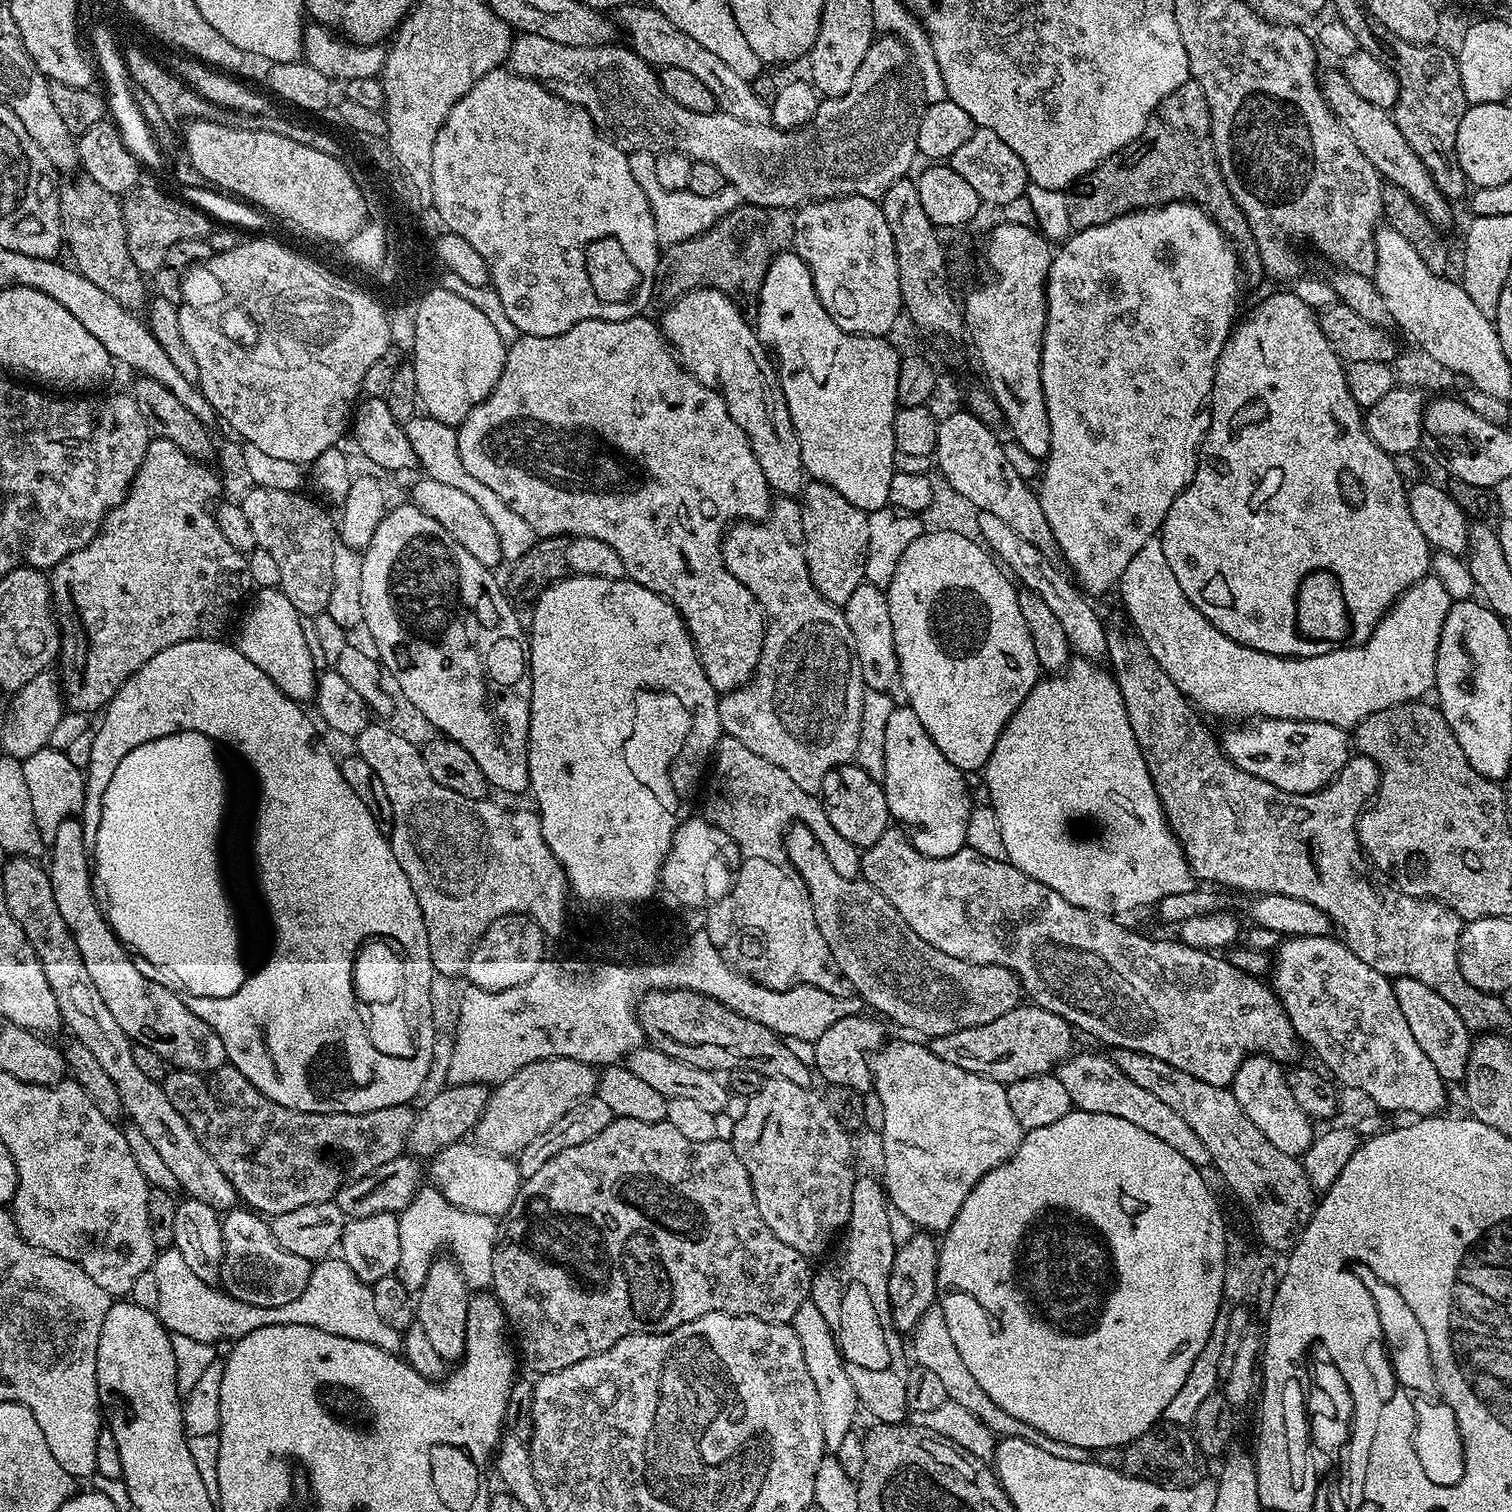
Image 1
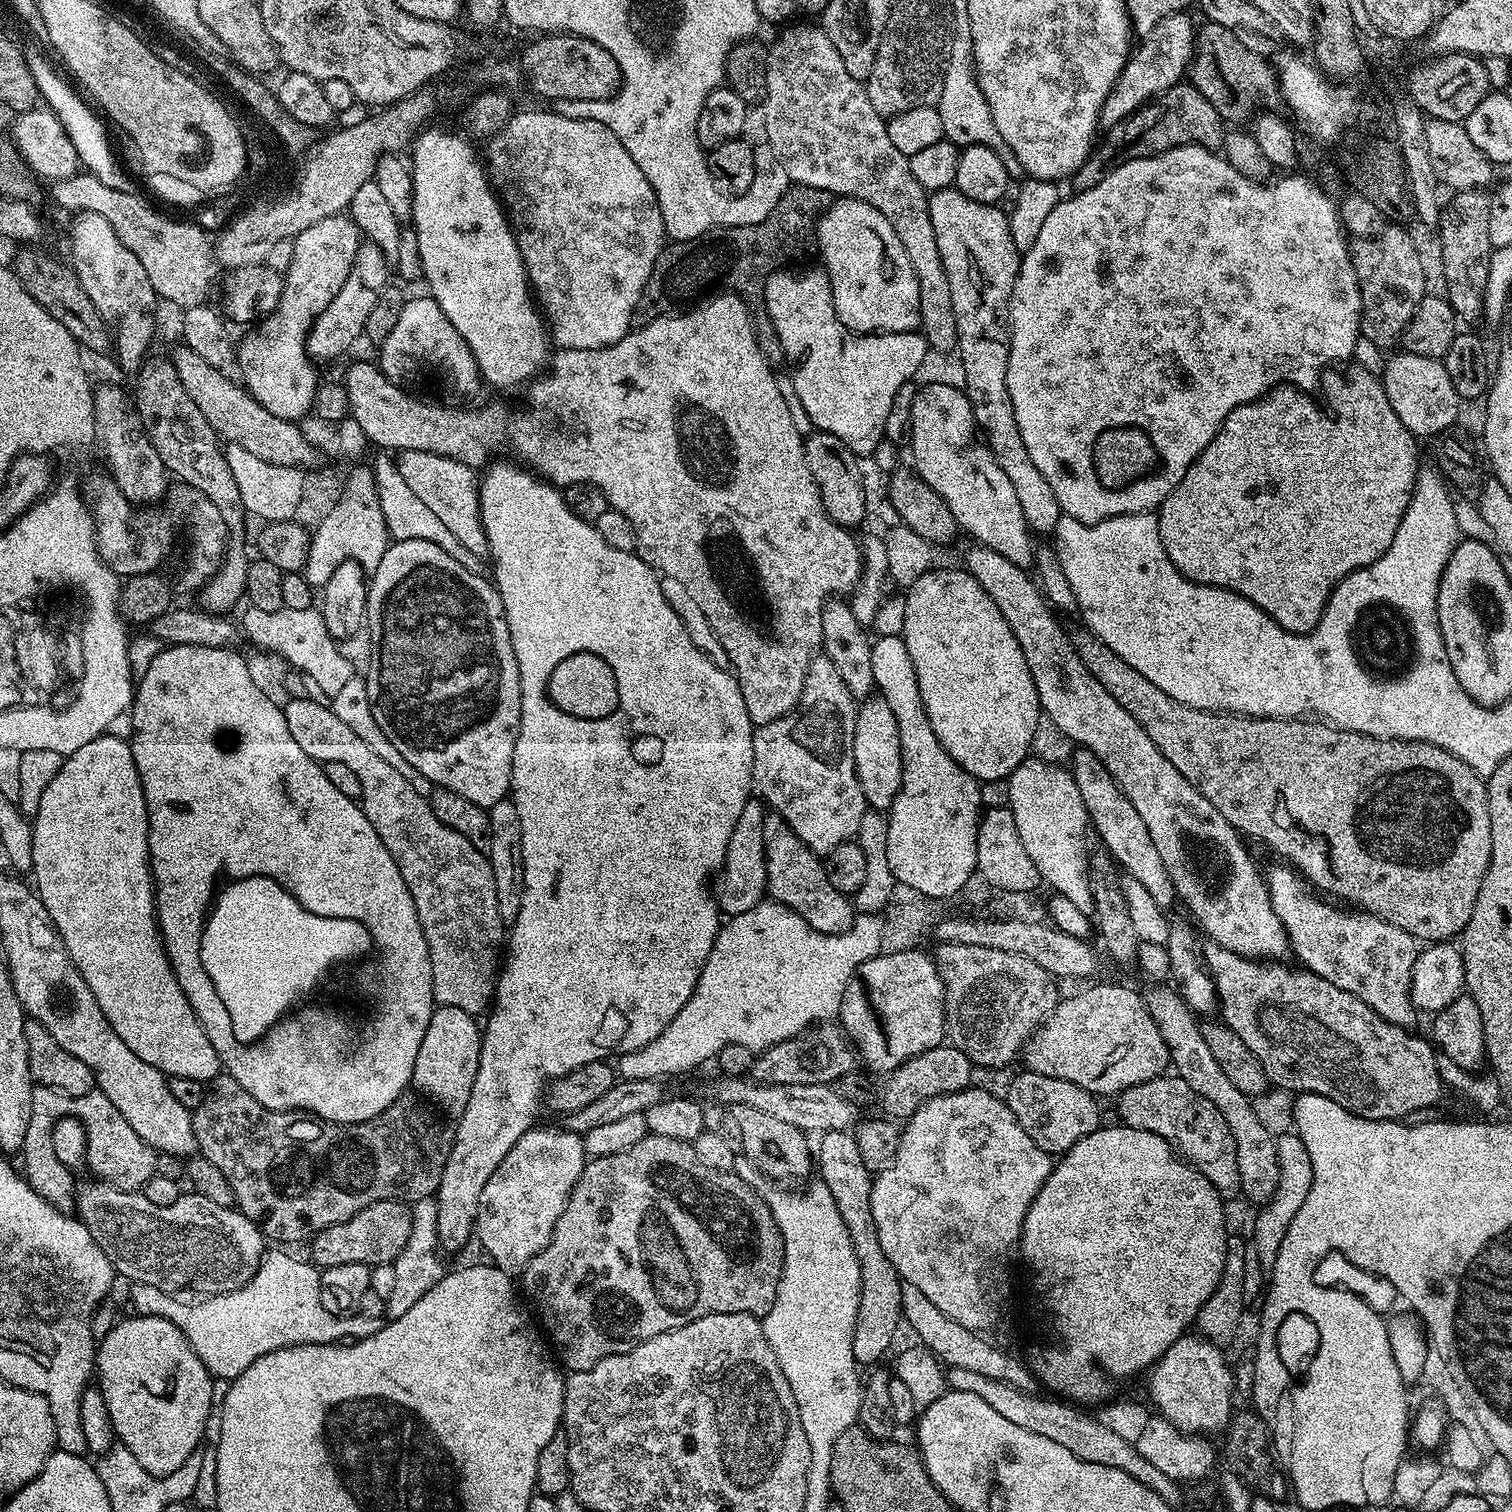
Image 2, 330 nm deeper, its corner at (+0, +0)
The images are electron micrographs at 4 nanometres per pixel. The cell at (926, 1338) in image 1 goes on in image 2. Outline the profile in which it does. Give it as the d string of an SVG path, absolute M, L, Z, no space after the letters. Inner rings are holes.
M951 1368L946 1374L947 1385L955 1392L972 1393L982 1397L989 1403L1002 1418L1009 1419L1014 1426L1024 1430L1031 1430L1044 1438L1053 1439L1060 1446L1065 1446L1070 1454L1074 1454L1080 1461L1094 1462L1095 1465L1114 1466L1130 1474L1136 1481L1142 1482L1148 1489L1159 1494L1164 1502L1173 1508L1178 1508L1185 1501L1183 1487L1170 1476L1151 1464L1150 1461L1138 1452L1136 1445L1119 1437L1109 1427L1102 1426L1093 1417L1088 1418L1068 1408L1067 1403L1060 1404L1052 1400L1044 1400L1042 1396L1035 1396L1012 1387L1009 1384L998 1382L997 1379L986 1378L985 1375L976 1374L970 1370Z

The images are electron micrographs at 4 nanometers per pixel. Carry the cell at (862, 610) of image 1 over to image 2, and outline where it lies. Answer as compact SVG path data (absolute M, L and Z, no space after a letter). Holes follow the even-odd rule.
M878 694L868 696L856 709L854 766L865 805L881 814L887 813L892 807L894 798L900 793L904 763L894 712L890 710L890 706L886 706L886 702Z

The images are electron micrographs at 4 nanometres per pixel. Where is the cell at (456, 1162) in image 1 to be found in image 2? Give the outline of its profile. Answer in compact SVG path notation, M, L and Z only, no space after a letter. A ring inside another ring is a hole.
M533 1126L502 1158L498 1170L490 1174L486 1182L486 1190L482 1190L482 1198L476 1215L476 1227L474 1229L475 1239L480 1239L482 1247L488 1251L487 1259L495 1267L505 1270L523 1269L550 1242L554 1234L554 1226L562 1214L562 1210L568 1201L573 1186L578 1182L586 1163L584 1151L584 1137L578 1132L559 1130L555 1132L552 1128L540 1128Z

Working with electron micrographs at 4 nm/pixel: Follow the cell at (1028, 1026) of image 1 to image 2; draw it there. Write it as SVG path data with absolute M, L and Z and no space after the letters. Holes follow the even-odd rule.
M1096 984L1085 992L1076 992L1057 1003L1055 1010L1033 1032L1022 1049L1023 1067L1030 1072L1074 1082L1097 1098L1115 1097L1138 1082L1153 1080L1169 1067L1168 1047L1154 1022L1143 995L1124 984Z

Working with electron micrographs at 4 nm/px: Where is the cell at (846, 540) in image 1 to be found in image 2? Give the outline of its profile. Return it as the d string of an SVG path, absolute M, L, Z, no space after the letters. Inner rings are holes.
M813 431L804 441L804 453L810 474L816 479L820 497L824 503L826 514L836 524L849 530L855 529L855 524L864 520L864 511L868 508L868 500L864 497L864 480L860 477L861 461L834 434Z

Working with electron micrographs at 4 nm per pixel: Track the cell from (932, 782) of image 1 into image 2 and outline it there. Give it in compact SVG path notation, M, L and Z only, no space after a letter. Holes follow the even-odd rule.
M903 635L876 636L871 645L875 691L894 712L904 763L900 793L886 813L886 858L890 858L896 883L905 883L921 896L943 901L944 896L960 894L976 871L981 785L976 777L959 768L938 742L922 706L914 662L910 662Z

